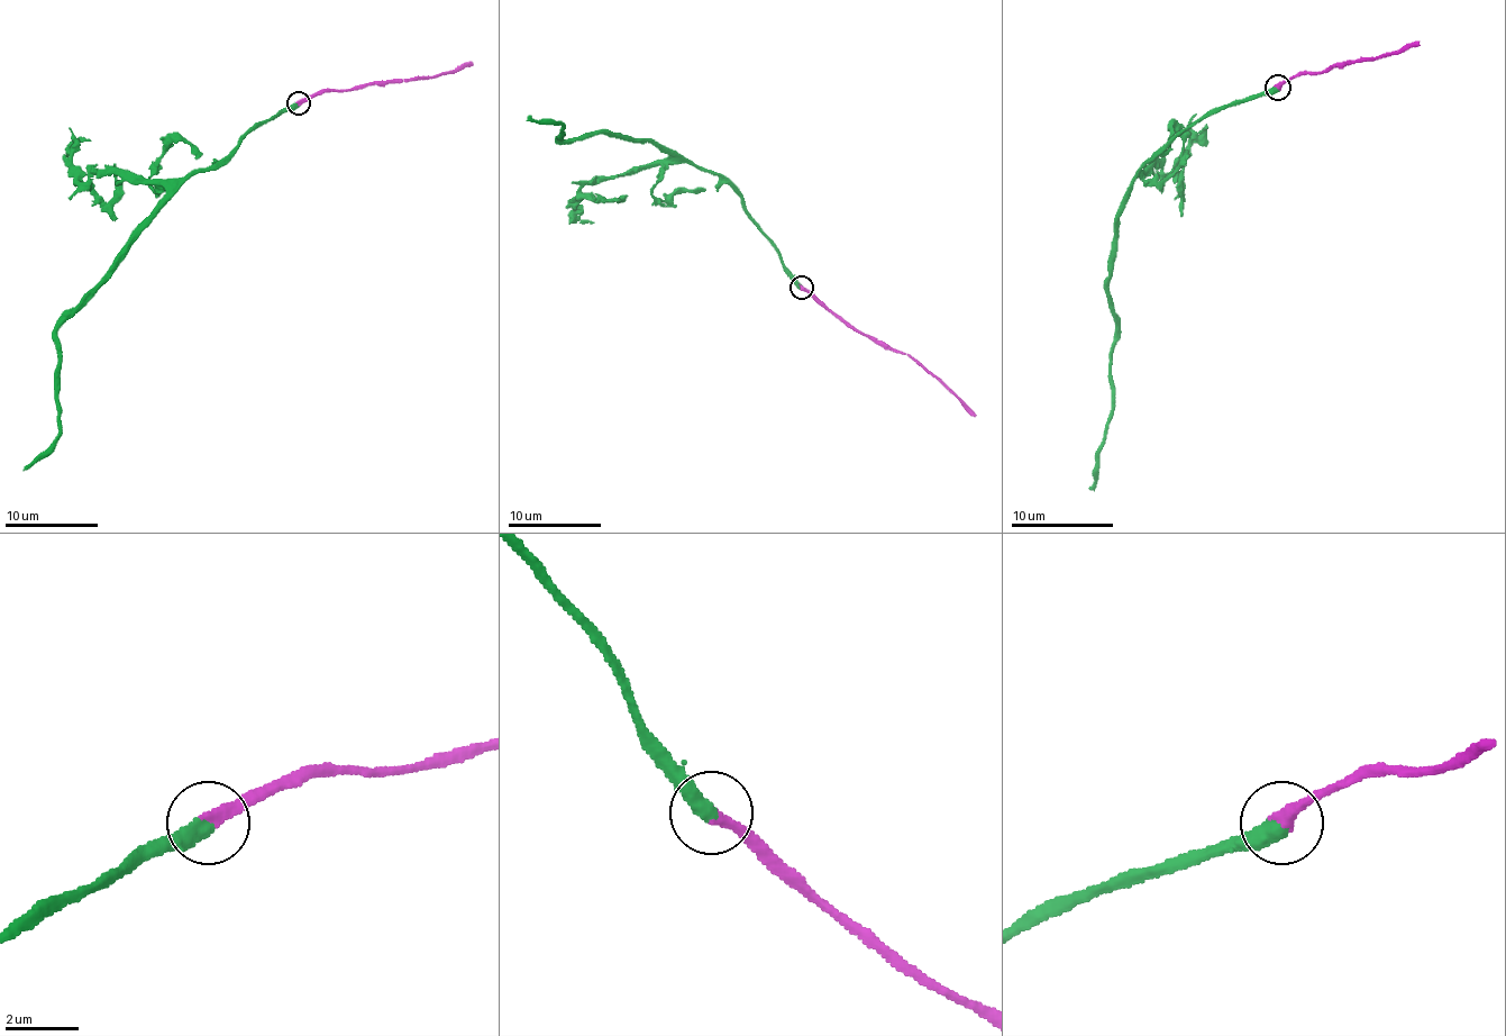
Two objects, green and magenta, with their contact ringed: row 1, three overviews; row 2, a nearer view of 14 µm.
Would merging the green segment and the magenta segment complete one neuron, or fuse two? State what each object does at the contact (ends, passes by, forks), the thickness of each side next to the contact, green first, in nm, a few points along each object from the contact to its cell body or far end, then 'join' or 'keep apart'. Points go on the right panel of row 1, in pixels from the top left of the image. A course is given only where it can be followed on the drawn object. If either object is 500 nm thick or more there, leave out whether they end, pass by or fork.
green ends there; magenta ends there; 480 nm thick on the green side, 360 nm on the other; green runs (1277, 88), (1213, 108), (1183, 128), (1139, 170), (1116, 216), (1111, 419), (1093, 491); magenta runs (1277, 88), (1285, 80), (1305, 72), (1325, 72), (1335, 65), (1397, 54), (1420, 42); join

